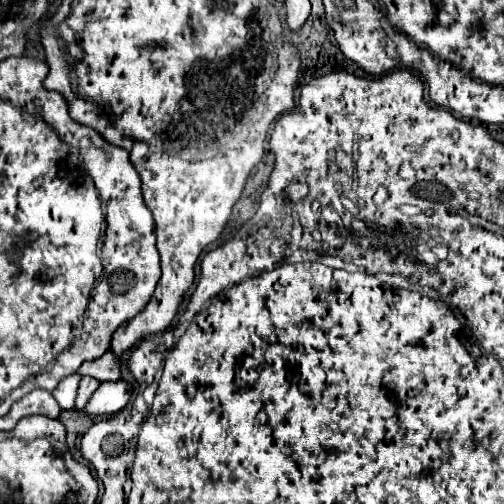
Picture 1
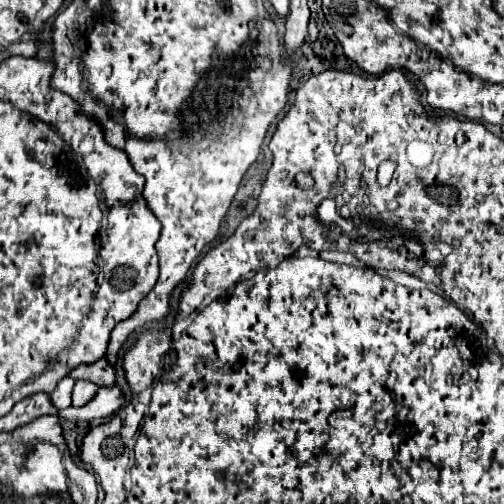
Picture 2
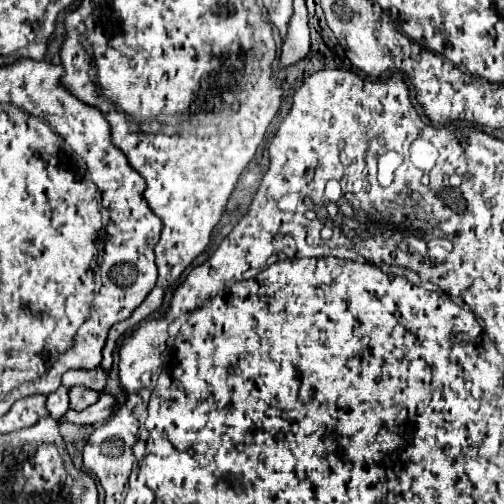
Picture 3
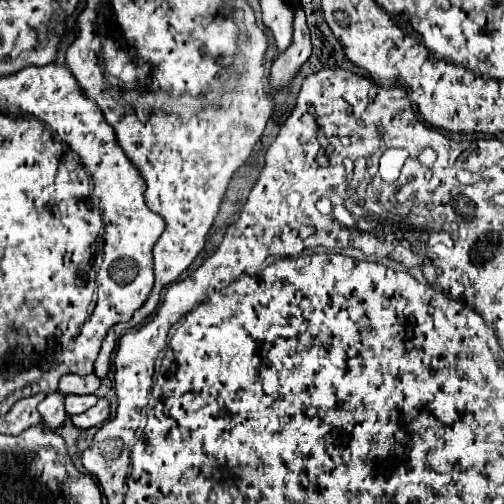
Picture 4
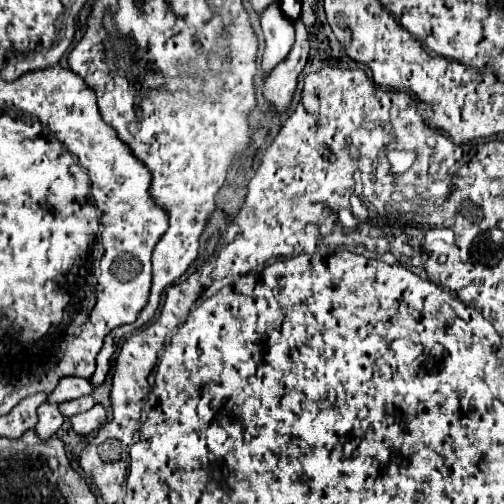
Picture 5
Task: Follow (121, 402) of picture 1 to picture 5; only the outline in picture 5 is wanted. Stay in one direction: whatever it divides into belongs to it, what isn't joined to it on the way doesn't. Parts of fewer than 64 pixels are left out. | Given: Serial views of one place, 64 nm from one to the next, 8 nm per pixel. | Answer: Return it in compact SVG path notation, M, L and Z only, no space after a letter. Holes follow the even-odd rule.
M96 404L92 410L72 416L70 422L78 434L90 434L92 430L96 430L106 422L106 408L102 404Z

